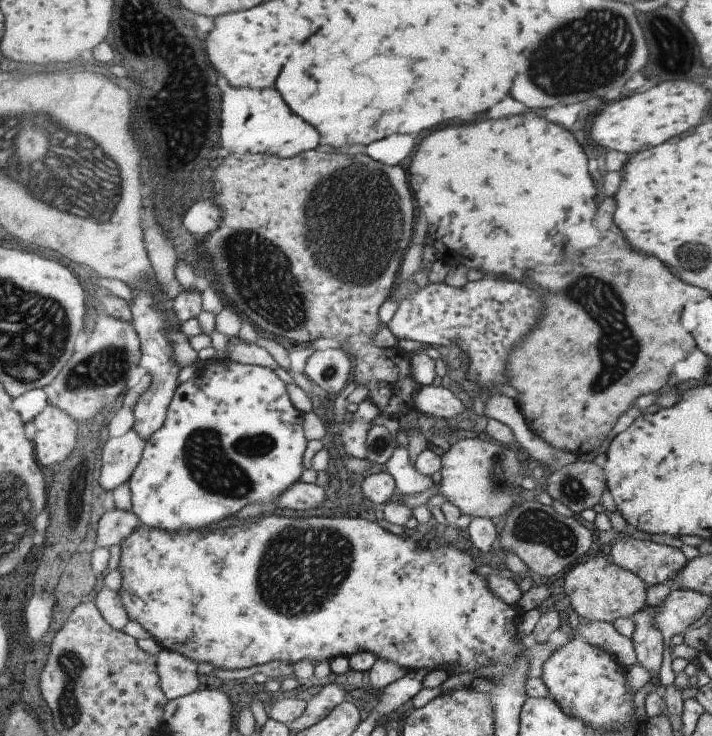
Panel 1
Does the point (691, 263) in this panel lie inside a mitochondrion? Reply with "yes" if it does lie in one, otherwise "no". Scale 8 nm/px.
yes

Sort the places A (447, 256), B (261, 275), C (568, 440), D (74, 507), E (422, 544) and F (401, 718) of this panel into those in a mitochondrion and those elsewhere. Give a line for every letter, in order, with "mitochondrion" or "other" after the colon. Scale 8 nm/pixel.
A: other
B: mitochondrion
C: other
D: other
E: other
F: other

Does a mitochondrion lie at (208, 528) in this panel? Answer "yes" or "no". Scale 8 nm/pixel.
no

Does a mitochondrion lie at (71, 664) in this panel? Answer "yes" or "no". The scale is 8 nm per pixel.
yes

